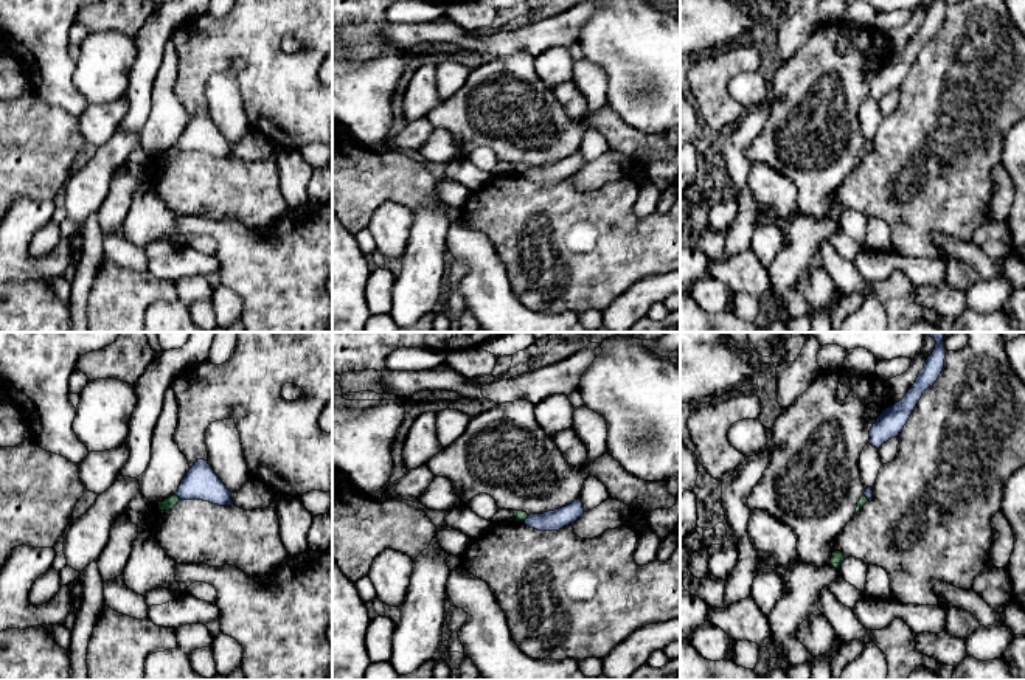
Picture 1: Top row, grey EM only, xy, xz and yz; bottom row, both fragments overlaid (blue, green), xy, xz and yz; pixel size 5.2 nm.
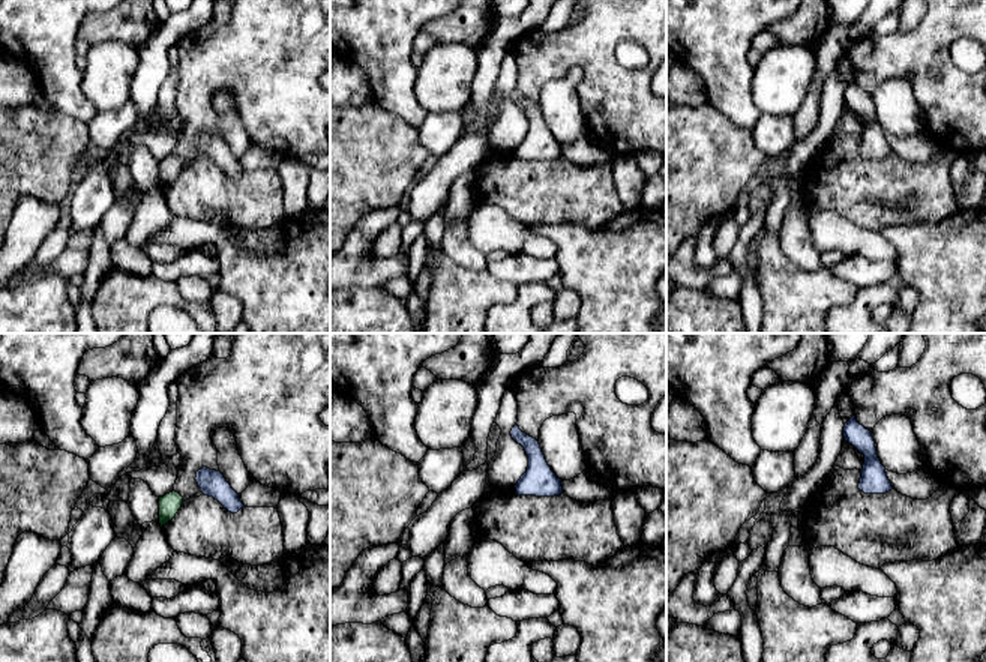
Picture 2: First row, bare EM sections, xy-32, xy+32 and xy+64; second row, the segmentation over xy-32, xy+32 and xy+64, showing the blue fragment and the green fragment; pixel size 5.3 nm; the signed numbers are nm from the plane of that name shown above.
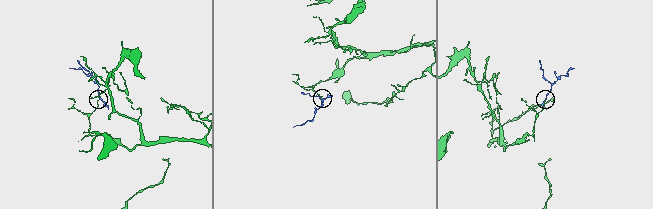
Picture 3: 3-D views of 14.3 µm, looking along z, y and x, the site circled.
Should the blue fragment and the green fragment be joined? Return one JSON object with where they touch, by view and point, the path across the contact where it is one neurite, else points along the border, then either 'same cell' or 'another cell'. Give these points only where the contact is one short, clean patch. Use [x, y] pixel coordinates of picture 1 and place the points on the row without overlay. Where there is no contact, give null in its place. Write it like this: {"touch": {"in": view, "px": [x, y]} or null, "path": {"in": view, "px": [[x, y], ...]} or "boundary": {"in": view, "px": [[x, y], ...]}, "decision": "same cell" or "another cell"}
{"touch": {"in": "xy", "px": [177, 148]}, "boundary": {"in": "xy", "px": [[174, 146], [180, 151]]}, "decision": "another cell"}

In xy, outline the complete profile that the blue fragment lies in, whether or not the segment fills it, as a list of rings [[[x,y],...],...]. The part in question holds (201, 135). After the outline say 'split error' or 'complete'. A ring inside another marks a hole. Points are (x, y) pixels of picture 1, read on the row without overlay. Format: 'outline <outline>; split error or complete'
outline [[[197,112],[186,124],[175,147],[180,152],[203,152],[219,158],[233,157],[231,144],[205,112]]]; complete

